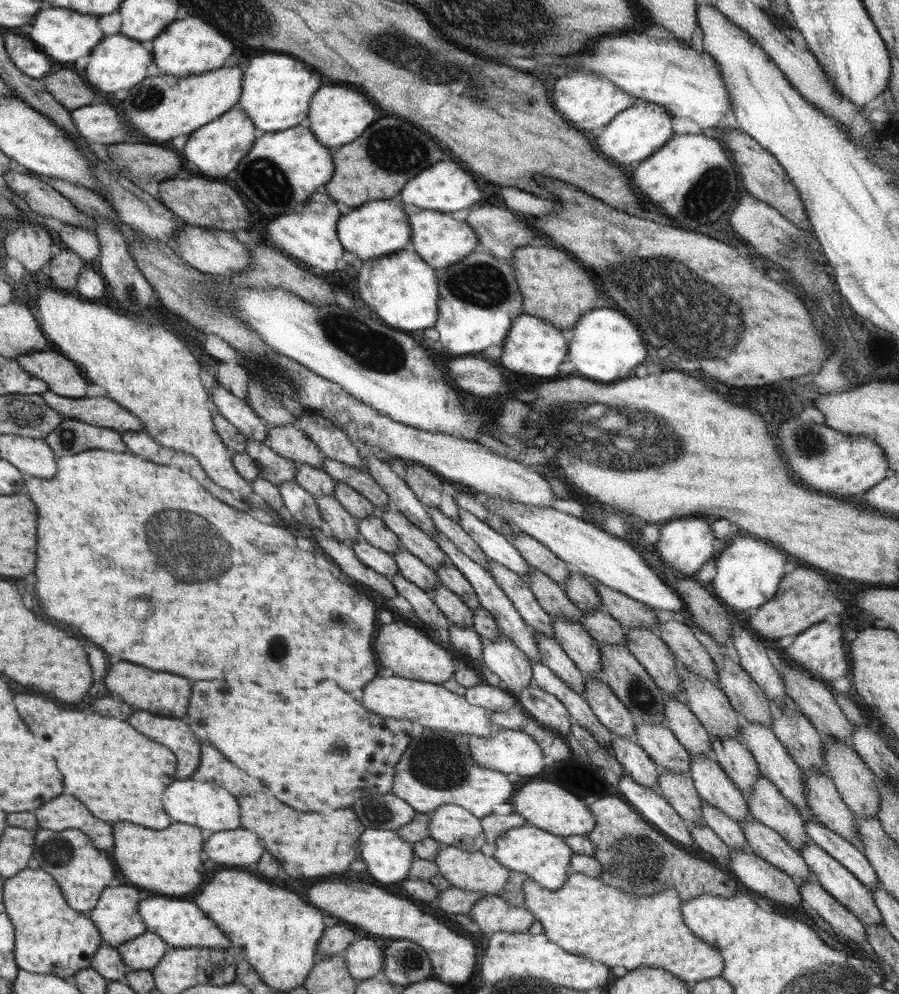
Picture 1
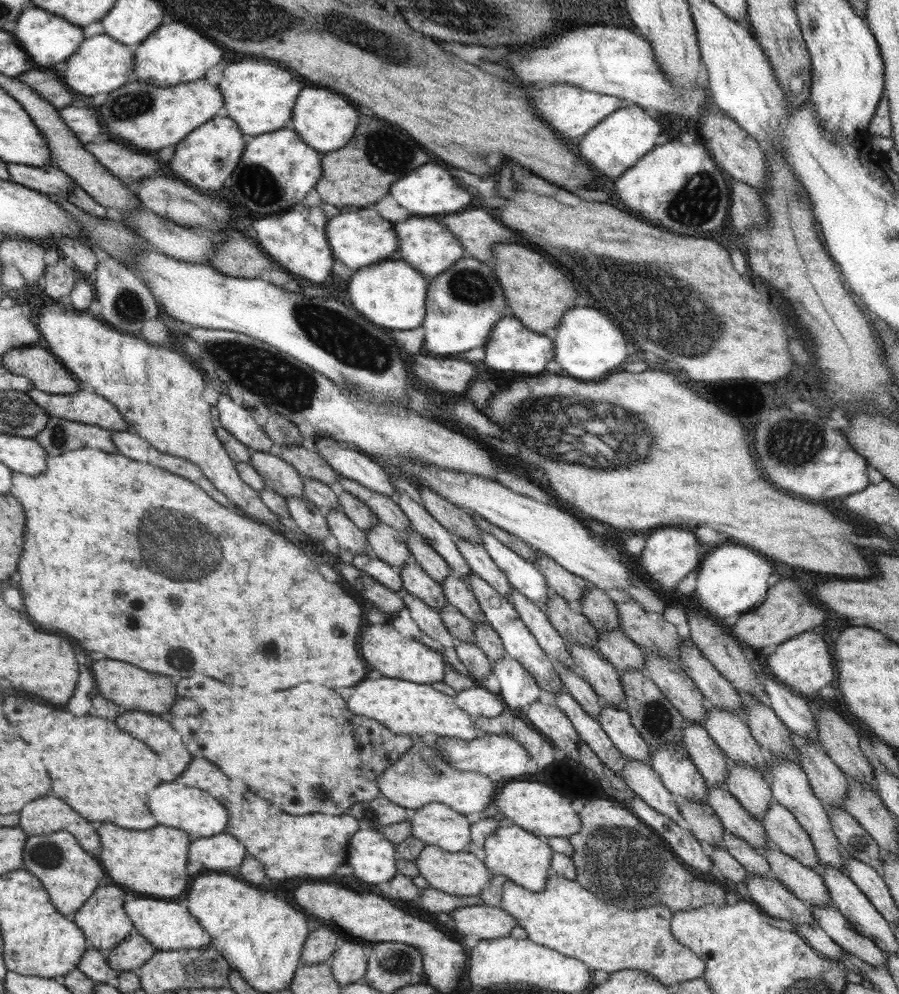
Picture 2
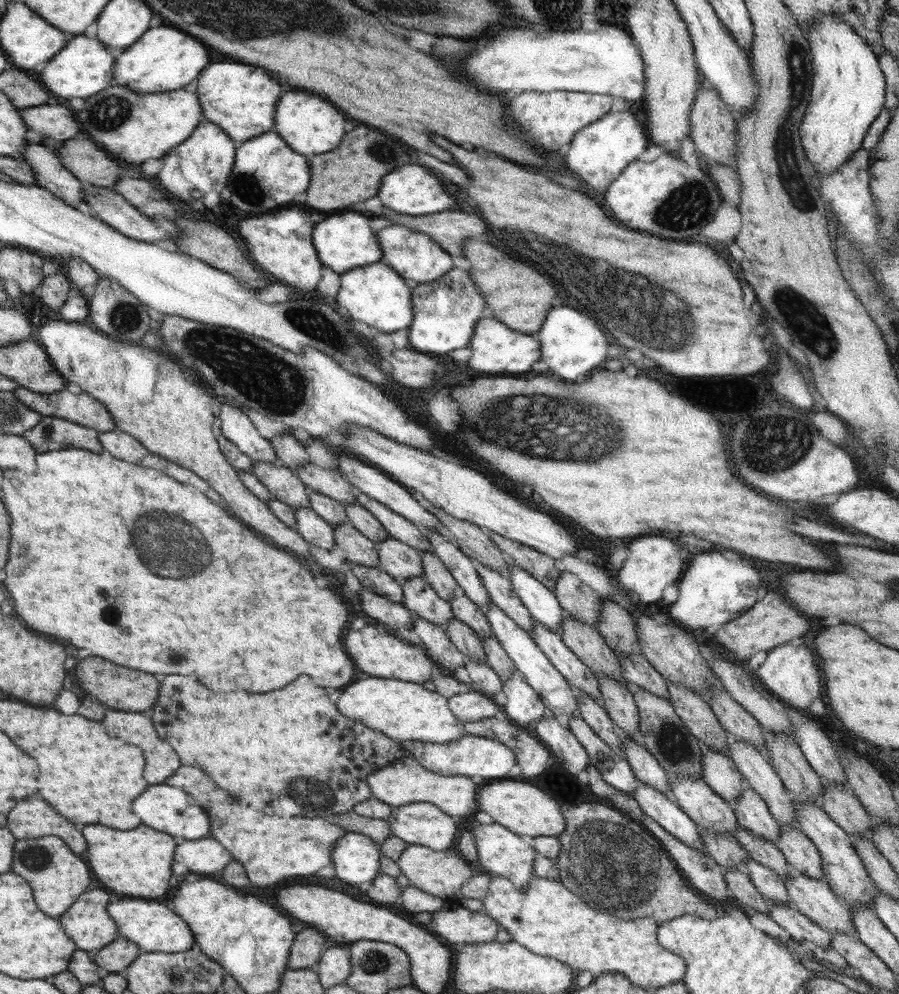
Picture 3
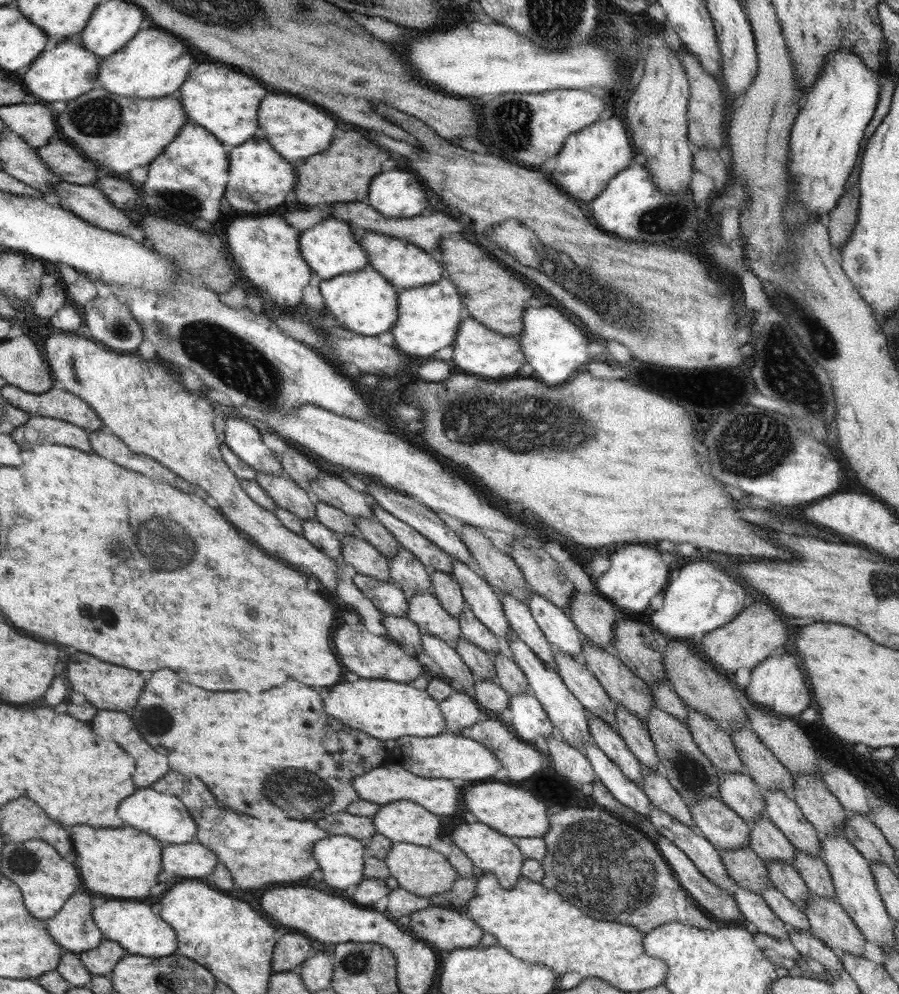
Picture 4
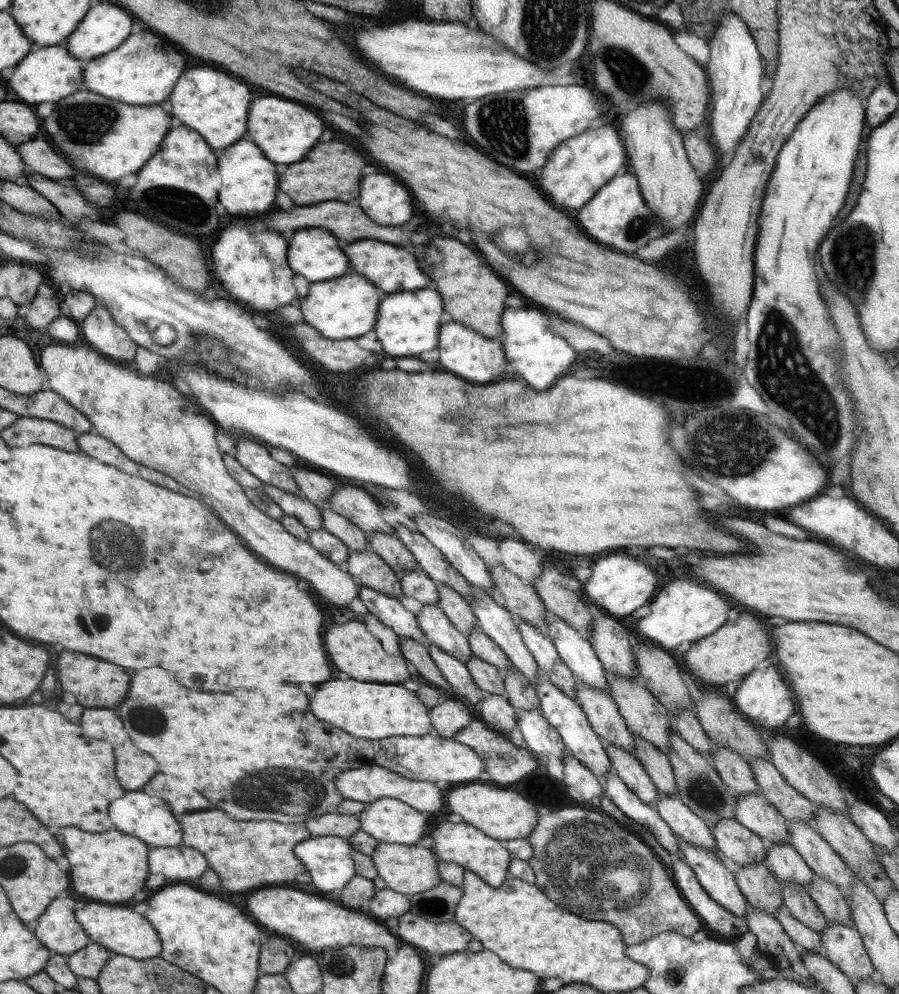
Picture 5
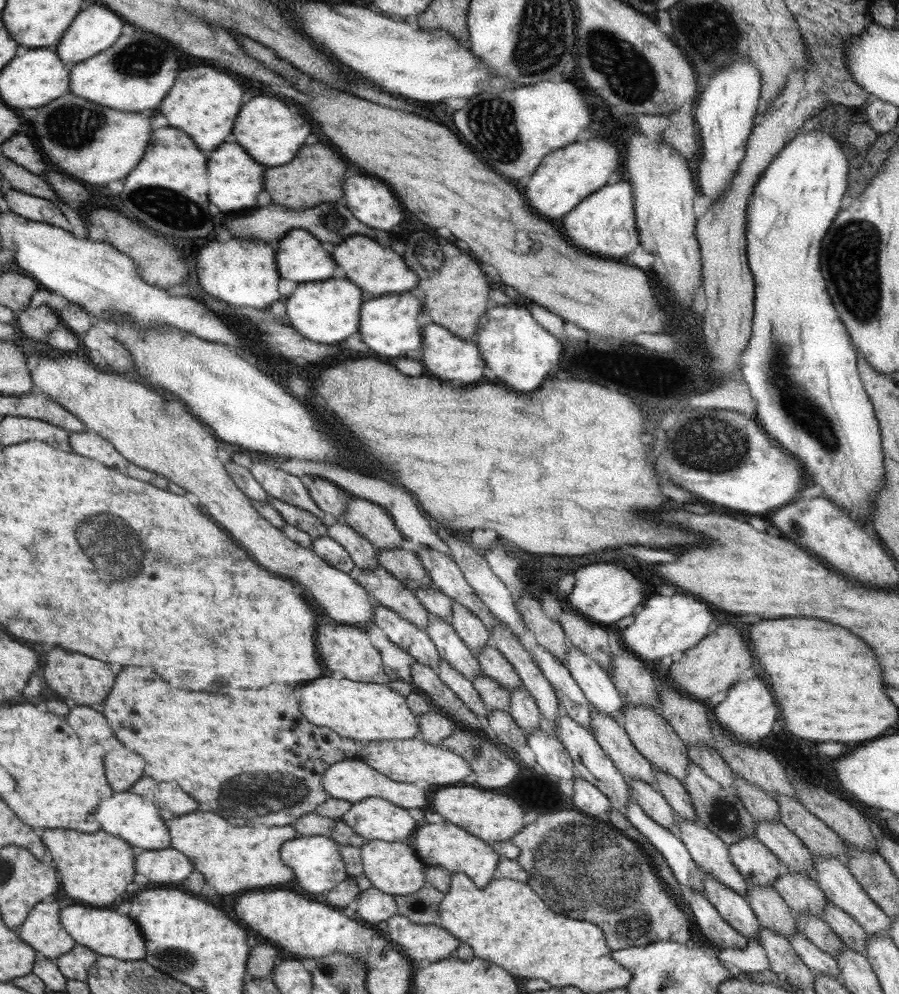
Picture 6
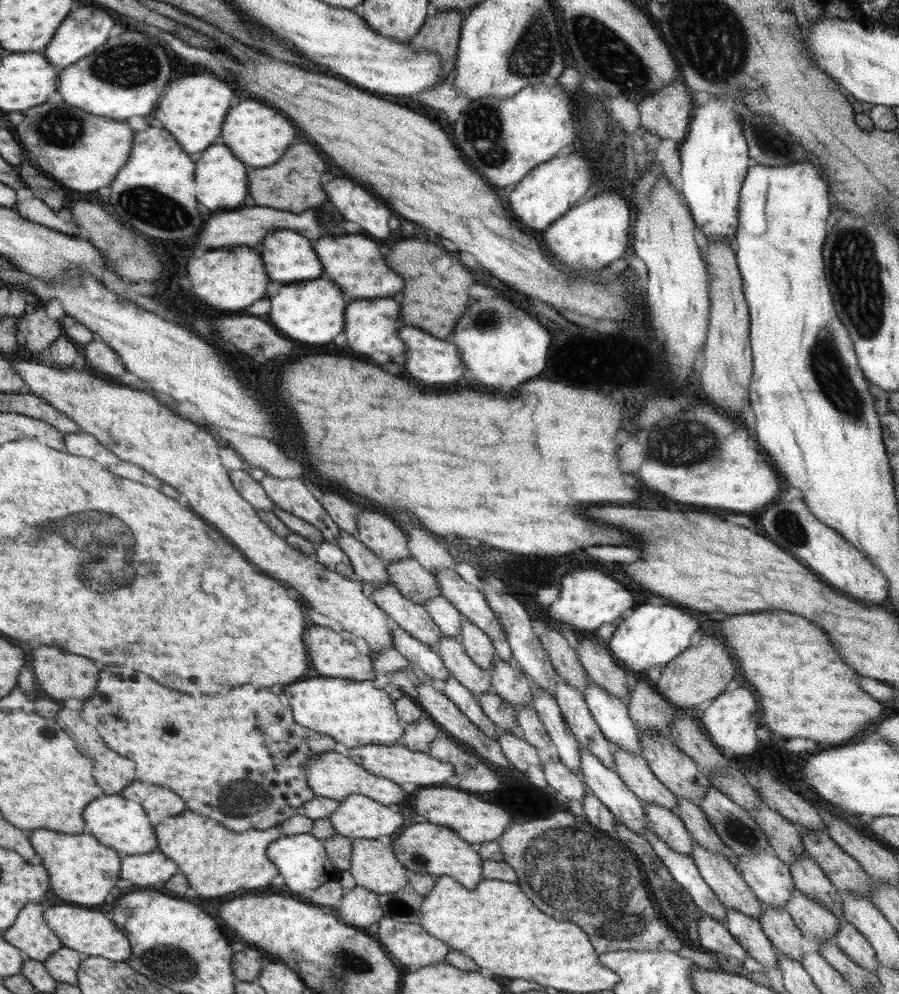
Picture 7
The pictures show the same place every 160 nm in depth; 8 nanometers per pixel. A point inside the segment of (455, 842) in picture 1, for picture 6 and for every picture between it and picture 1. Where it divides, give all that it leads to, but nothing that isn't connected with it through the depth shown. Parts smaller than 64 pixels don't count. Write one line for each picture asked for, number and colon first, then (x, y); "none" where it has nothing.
2: (438, 825)
3: (424, 824)
4: (404, 821)
5: (391, 821)
6: (374, 818)

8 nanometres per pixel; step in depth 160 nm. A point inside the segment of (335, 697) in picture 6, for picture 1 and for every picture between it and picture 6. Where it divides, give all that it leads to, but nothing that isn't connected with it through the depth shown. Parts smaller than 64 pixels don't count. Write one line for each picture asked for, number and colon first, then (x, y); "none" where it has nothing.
1: (432, 706)
2: (406, 708)
3: (402, 710)
4: (386, 709)
5: (370, 710)

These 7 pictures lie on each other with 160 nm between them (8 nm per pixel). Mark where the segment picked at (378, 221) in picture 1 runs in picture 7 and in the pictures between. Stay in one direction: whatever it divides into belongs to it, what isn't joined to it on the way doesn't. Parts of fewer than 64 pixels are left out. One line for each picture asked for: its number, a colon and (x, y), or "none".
2: (361, 238)
3: (346, 242)
4: (330, 248)
5: (317, 255)
6: (303, 258)
7: (290, 258)

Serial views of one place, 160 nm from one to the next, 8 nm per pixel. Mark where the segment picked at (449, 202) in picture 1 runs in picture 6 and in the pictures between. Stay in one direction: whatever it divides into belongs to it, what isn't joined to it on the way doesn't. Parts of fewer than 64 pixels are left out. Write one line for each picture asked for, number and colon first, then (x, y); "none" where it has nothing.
2: (430, 190)
3: (412, 190)
4: (396, 194)
5: (385, 200)
6: (371, 201)

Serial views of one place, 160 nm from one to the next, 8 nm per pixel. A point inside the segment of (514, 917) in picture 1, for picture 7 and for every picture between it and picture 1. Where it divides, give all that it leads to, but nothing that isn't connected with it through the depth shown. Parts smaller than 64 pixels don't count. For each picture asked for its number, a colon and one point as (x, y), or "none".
2: (488, 922)
3: (460, 927)
4: (444, 928)
5: (449, 937)
6: (425, 943)
7: (408, 942)

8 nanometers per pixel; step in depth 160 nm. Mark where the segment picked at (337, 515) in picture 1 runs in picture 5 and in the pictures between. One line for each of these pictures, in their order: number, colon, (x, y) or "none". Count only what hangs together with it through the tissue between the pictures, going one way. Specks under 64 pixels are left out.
2: (350, 537)
3: (359, 550)
4: (367, 560)
5: (366, 566)

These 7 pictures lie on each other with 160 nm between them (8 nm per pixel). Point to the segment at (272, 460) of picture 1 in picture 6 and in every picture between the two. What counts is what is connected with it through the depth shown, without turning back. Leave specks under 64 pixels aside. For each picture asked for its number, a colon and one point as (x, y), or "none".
2: (283, 478)
3: (286, 486)
4: (287, 494)
5: (291, 504)
6: (304, 520)

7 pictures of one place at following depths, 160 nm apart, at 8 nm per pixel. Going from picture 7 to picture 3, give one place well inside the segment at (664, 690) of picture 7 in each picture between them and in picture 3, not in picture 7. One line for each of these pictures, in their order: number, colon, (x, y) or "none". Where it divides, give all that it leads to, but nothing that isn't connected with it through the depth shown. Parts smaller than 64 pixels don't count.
3: (770, 622)
4: (745, 642)
5: (728, 654)
6: (715, 663)

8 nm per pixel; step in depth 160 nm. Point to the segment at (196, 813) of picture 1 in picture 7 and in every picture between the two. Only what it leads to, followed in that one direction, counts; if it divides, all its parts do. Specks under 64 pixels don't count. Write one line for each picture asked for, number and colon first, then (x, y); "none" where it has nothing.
2: (197, 812)
3: (165, 808)
4: (162, 815)
5: (150, 819)
6: (137, 821)
7: (121, 824)

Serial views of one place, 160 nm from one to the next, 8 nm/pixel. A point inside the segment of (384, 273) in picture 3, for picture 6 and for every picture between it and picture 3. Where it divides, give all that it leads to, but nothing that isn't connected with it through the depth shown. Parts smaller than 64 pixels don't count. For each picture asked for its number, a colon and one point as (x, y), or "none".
4: (363, 301)
5: (347, 307)
6: (328, 311)

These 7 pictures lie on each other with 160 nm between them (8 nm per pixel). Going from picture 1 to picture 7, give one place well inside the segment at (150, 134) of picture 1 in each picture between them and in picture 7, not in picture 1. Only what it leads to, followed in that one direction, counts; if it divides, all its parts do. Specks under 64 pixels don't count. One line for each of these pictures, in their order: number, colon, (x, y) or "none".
2: (141, 115)
3: (132, 127)
4: (120, 133)
5: (105, 139)
6: (95, 145)
7: (83, 152)

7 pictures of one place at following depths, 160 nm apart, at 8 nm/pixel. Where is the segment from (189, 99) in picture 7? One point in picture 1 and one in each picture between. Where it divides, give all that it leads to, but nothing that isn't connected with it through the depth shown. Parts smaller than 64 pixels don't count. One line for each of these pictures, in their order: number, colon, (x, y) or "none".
1: (276, 90)
2: (259, 95)
3: (241, 99)
4: (224, 101)
5: (215, 105)
6: (205, 102)

